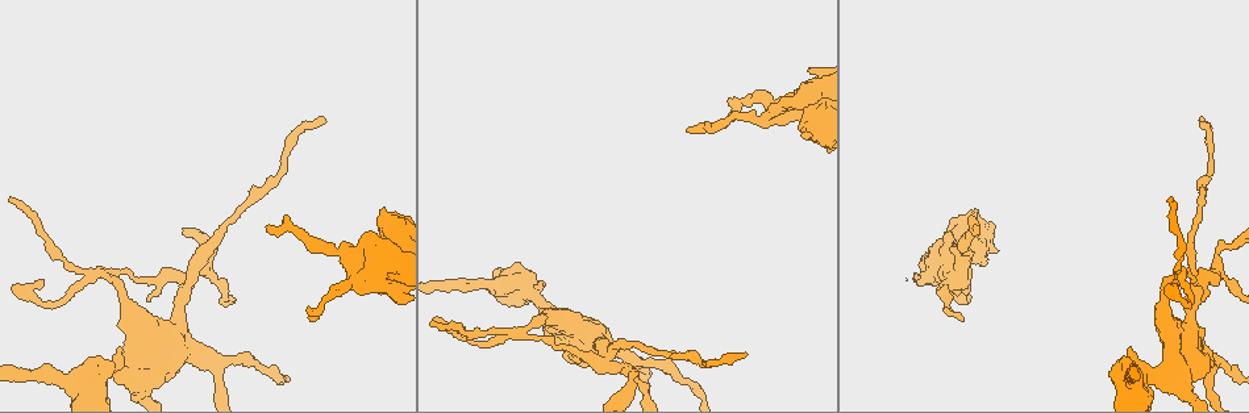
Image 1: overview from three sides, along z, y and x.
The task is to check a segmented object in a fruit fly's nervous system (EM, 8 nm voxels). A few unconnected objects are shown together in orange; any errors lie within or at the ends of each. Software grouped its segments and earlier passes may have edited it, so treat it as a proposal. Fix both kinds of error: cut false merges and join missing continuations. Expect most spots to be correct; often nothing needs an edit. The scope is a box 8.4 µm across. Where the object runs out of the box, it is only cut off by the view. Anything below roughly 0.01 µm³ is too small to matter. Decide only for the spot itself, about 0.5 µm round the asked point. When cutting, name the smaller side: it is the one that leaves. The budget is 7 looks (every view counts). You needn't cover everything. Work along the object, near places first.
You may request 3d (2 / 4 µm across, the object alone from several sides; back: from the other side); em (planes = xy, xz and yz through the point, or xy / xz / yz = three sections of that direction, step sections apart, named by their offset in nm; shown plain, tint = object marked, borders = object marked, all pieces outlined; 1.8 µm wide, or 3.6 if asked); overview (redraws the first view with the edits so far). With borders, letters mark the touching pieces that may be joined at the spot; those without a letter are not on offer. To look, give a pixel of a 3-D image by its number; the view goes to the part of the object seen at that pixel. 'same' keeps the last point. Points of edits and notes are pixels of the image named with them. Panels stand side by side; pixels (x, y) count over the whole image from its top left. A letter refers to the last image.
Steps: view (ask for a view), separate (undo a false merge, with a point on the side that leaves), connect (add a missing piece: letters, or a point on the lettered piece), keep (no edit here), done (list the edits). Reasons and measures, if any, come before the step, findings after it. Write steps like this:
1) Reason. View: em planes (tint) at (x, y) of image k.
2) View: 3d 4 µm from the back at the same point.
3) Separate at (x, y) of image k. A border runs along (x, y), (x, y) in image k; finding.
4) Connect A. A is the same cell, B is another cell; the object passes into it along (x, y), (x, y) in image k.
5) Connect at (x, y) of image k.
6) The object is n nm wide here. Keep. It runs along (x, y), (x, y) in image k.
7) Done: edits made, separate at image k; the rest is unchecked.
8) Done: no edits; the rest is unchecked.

View: em planes (plain) at (268, 227) of image 1.

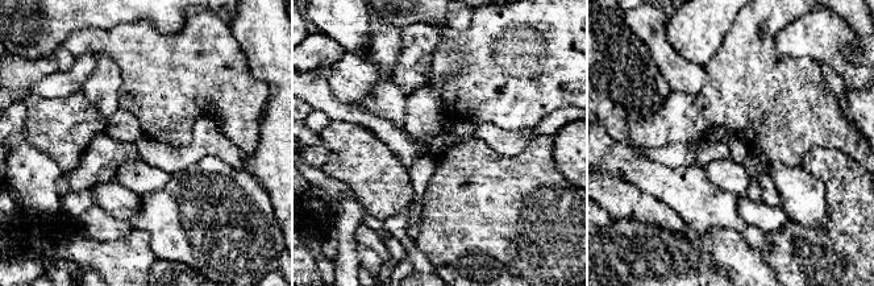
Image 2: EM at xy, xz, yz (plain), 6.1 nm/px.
View: em planes (borders) at the same point.

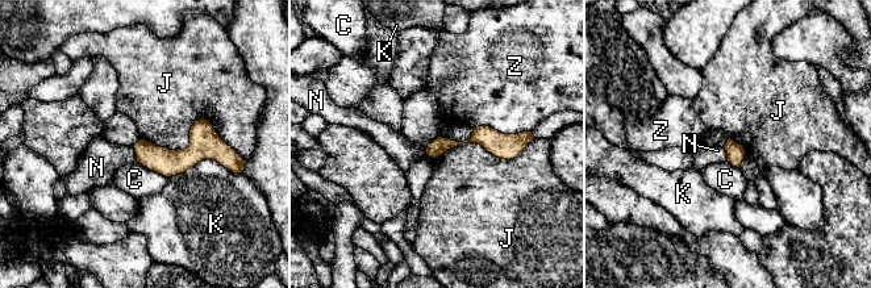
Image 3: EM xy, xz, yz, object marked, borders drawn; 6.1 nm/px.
Keep. C, J, K, N and Z are other cells; a border runs along (528, 142), (434, 159) in image 3; none of them fits.

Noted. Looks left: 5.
Closes a loop. View: 3d 2 µm at (1179, 271) of image 1.

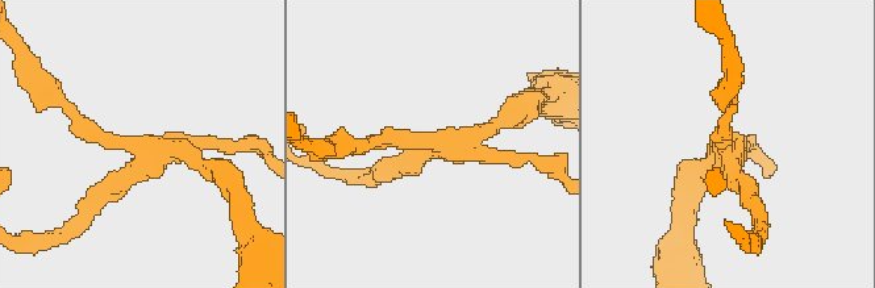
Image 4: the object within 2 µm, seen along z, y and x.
3 arms meet here; shape alone is not enough. View: em yz step 16 (tint) at (147, 155) of image 4.

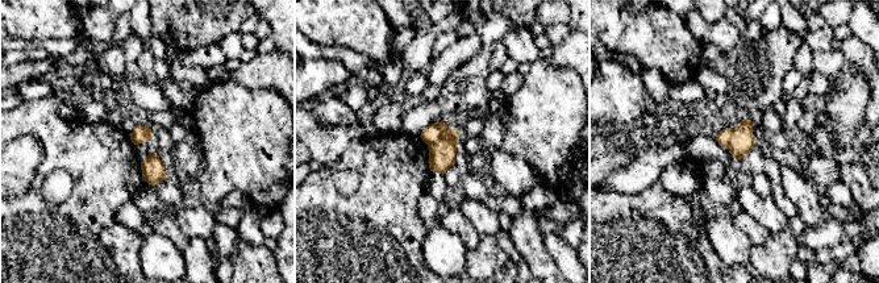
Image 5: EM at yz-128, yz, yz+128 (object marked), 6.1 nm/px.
Cut it another way. View: em planes (borders) at the same point.

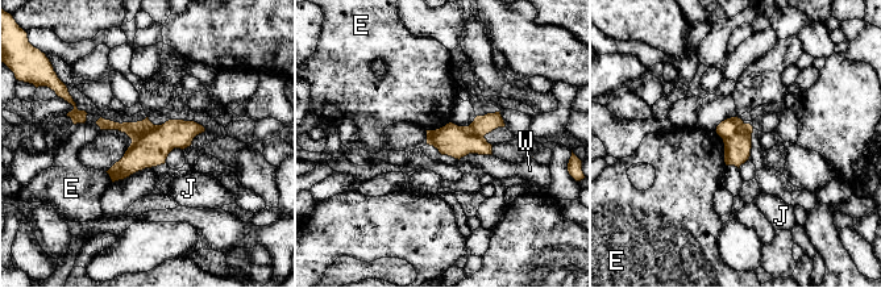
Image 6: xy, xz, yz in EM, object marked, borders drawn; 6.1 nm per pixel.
The object is 180 nm wide here. Separate at (451, 140) of image 6. E, J and W are other cells; a second neuron is stuck on.

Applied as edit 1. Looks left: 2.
Tapers out. View: em 3.6 µm planes (tint) at (960, 318) of image 1.

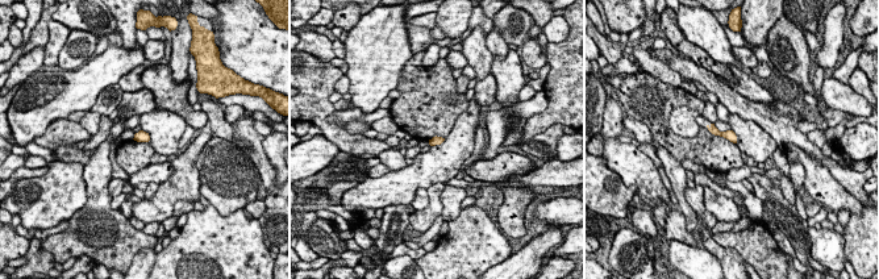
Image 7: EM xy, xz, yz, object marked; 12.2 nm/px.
View: em 3.6 µm planes (borders) at the same point.

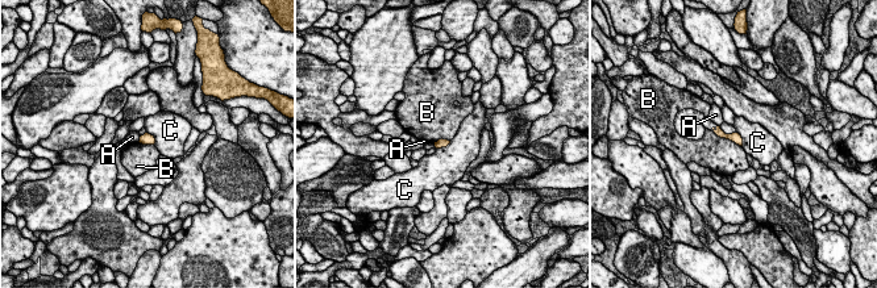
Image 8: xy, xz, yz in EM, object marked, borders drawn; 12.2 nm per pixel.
Keep. A, B and C are other cells; a border runs along (713, 132), (740, 146) in image 8; no lettered piece goes on from it.

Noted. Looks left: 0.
Done: edits made, separate at image 6; the rest is unchecked.

